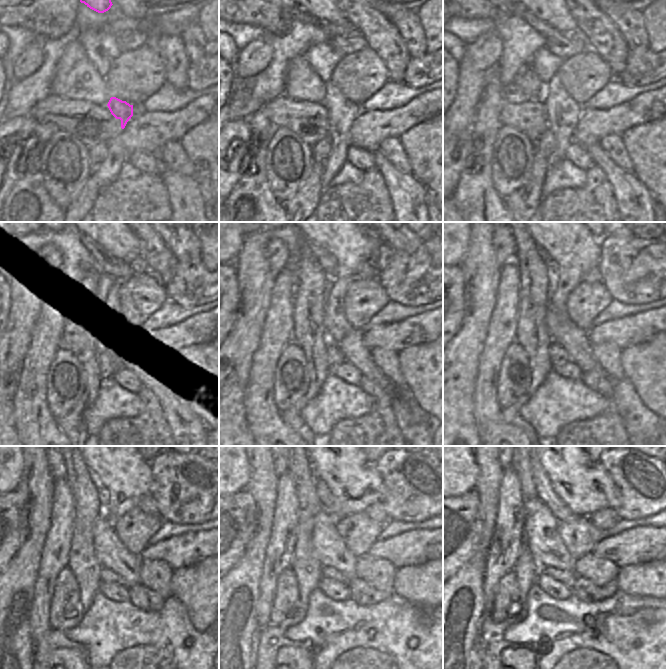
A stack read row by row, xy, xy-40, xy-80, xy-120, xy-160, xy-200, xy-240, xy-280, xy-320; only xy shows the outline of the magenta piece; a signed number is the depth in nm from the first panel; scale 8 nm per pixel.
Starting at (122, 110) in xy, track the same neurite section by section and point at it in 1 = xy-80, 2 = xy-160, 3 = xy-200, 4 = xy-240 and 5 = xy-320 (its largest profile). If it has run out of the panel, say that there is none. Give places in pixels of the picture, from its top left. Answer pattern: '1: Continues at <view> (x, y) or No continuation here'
1: Continues at xy-80 (563, 112)
2: Continues at xy-160 (347, 242)
3: Continues at xy-200 (568, 245)
4: Continues at xy-240 (119, 468)
5: Continues at xy-320 (583, 485)

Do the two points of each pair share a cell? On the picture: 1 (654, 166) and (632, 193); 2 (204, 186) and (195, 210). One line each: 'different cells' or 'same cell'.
1: different cells
2: different cells

